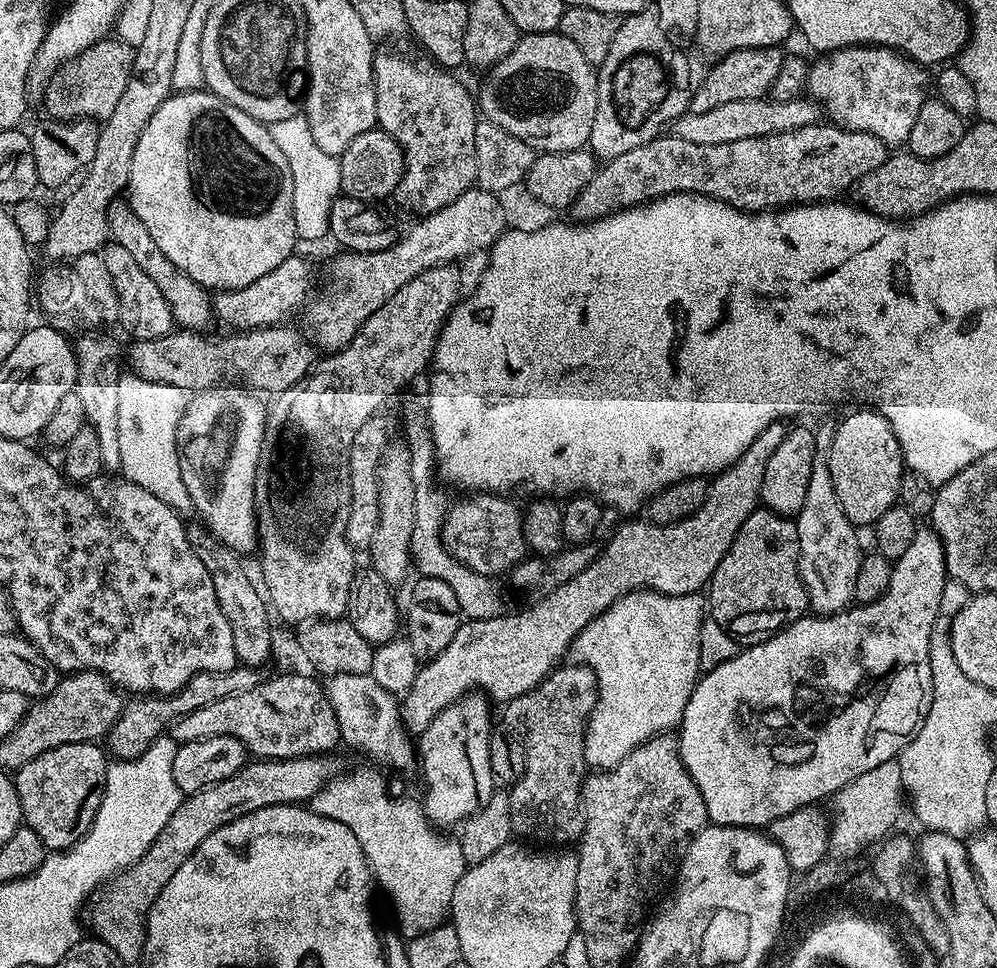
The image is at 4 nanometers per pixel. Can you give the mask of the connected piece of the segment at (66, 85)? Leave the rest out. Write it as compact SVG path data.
M105 38L73 60L61 64L42 93L44 108L48 111L45 113L53 120L108 120L110 114L114 114L114 106L118 106L118 98L122 98L126 90L126 82L130 82L133 55L134 50L129 44Z

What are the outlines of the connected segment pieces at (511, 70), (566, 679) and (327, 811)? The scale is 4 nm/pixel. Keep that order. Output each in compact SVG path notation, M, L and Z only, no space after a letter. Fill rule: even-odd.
M530 32L498 63L487 69L478 92L483 119L522 138L537 153L583 148L598 106L597 69L563 32Z
M572 662L569 663L569 665L569 668L564 668L565 666L557 667L550 675L548 675L547 680L543 680L533 692L528 693L526 696L519 696L518 698L507 701L507 703L503 705L505 720L503 720L503 723L506 725L508 731L512 732L518 739L520 739L522 746L524 747L524 753L526 754L526 770L524 771L524 777L511 785L510 791L508 792L512 830L517 837L525 836L525 838L520 838L523 838L528 842L536 842L532 840L541 840L541 842L544 843L541 845L544 846L571 845L568 843L570 843L571 840L572 843L579 841L580 834L584 830L584 813L582 811L582 801L580 799L580 786L583 784L586 775L586 765L584 762L584 730L588 727L588 716L592 713L594 706L596 705L596 676L589 670L589 668L585 668L582 664Z
M372 768L345 771L329 781L312 796L310 807L314 814L342 822L358 838L375 883L379 887L381 884L392 899L404 938L426 934L426 930L434 930L449 919L454 886L458 886L458 878L462 878L466 867L462 846L459 839L435 836L421 805L391 796L387 782Z

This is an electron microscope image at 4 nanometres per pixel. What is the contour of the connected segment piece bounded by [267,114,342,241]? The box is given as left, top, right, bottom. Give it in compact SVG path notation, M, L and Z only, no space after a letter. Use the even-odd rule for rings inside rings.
M301 114L282 118L282 122L267 125L268 133L274 138L274 143L282 154L286 154L286 162L290 166L290 178L294 182L294 226L297 237L304 240L320 240L329 235L330 206L334 206L336 197L341 195L340 162L337 157L326 154L318 142L310 134L310 122L307 116Z

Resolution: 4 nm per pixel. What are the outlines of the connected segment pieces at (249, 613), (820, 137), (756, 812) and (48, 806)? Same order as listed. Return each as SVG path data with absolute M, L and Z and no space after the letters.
M199 523L187 525L190 546L202 558L202 566L210 574L210 582L214 582L214 594L218 594L218 606L222 606L222 614L226 614L226 622L230 622L230 634L234 634L234 650L237 661L249 668L260 668L272 656L272 624L268 621L270 608L262 595L261 589L252 585L246 569L240 565L241 557L221 544L207 528Z
M817 122L799 128L793 132L783 132L782 134L770 134L762 138L742 138L742 142L722 142L718 146L698 146L698 142L686 142L682 138L671 134L661 134L655 140L646 142L646 146L637 146L634 150L626 150L626 154L618 154L618 158L607 161L595 174L590 178L586 190L582 190L579 198L572 203L570 209L571 219L576 222L587 222L589 220L600 220L612 212L620 212L623 208L637 208L639 204L647 204L649 200L657 200L659 196L669 196L672 192L693 192L699 196L709 196L715 200L721 200L723 204L729 204L731 208L736 208L740 212L767 212L775 209L777 206L795 206L798 204L819 204L821 202L832 202L837 199L839 192L851 189L870 170L882 166L882 162L887 160L890 155L889 145L883 144L874 134L865 132L851 132L849 128L841 128L831 122Z
M917 527L914 542L910 542L910 550L906 550L906 554L902 554L902 558L893 563L890 586L880 600L875 600L873 604L852 606L830 616L805 614L787 628L780 629L775 636L769 636L745 647L734 658L712 666L709 672L707 669L701 675L696 682L696 688L690 694L690 702L686 702L684 717L678 726L678 739L680 757L690 778L702 794L702 802L706 802L706 814L711 823L735 828L763 829L765 826L771 826L779 816L797 812L800 808L819 805L819 800L827 801L835 797L837 792L854 782L854 778L882 766L882 762L890 762L899 757L901 750L922 730L930 710L930 634L932 627L936 625L936 617L940 614L942 586L949 579L940 535L932 531L931 527Z
M99 743L67 744L38 754L38 758L26 762L15 773L23 823L42 838L45 849L62 852L73 848L91 830L104 797L109 763Z

